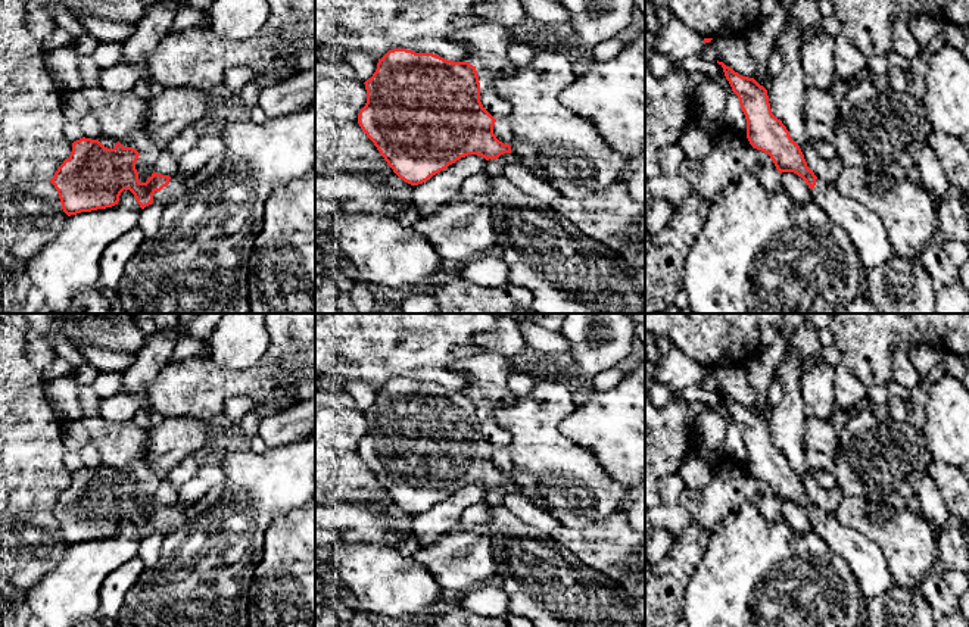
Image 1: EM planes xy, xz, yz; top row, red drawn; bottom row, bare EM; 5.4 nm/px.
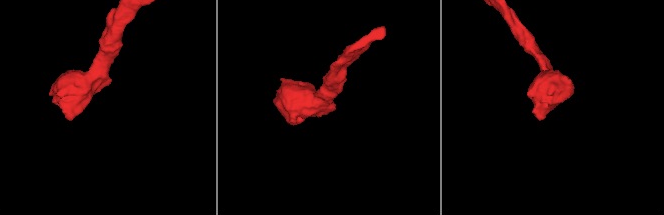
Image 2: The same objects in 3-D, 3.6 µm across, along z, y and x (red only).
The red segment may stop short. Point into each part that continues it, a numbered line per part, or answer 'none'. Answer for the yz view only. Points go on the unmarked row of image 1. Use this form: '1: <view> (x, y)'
1: yz (865, 558)

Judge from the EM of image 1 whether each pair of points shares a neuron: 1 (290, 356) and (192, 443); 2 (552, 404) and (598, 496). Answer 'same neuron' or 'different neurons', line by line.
1: different neurons
2: same neuron

